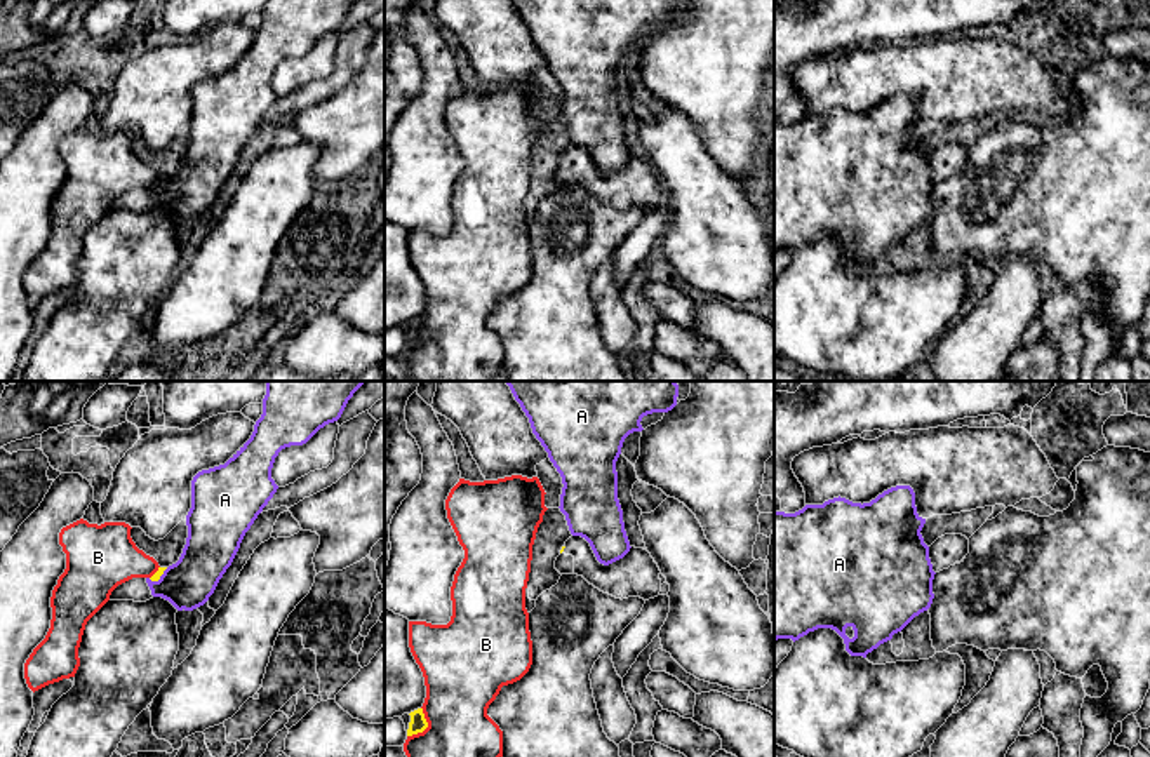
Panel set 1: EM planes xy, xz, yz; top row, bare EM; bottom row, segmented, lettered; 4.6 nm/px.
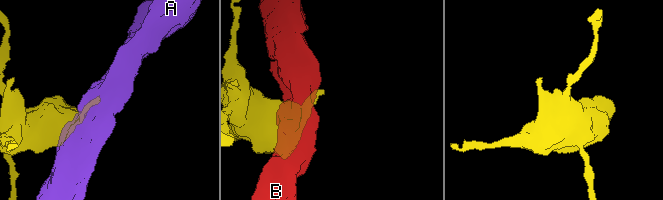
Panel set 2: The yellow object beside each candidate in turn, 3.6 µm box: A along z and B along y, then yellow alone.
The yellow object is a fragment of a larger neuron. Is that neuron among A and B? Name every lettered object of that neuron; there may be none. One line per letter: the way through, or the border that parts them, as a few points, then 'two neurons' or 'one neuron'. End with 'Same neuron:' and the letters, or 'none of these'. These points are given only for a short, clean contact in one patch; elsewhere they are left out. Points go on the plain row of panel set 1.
A: border along xy (167, 178), (157, 190), (148, 188); two neurons
B: two neurons
Same neuron: none of these

